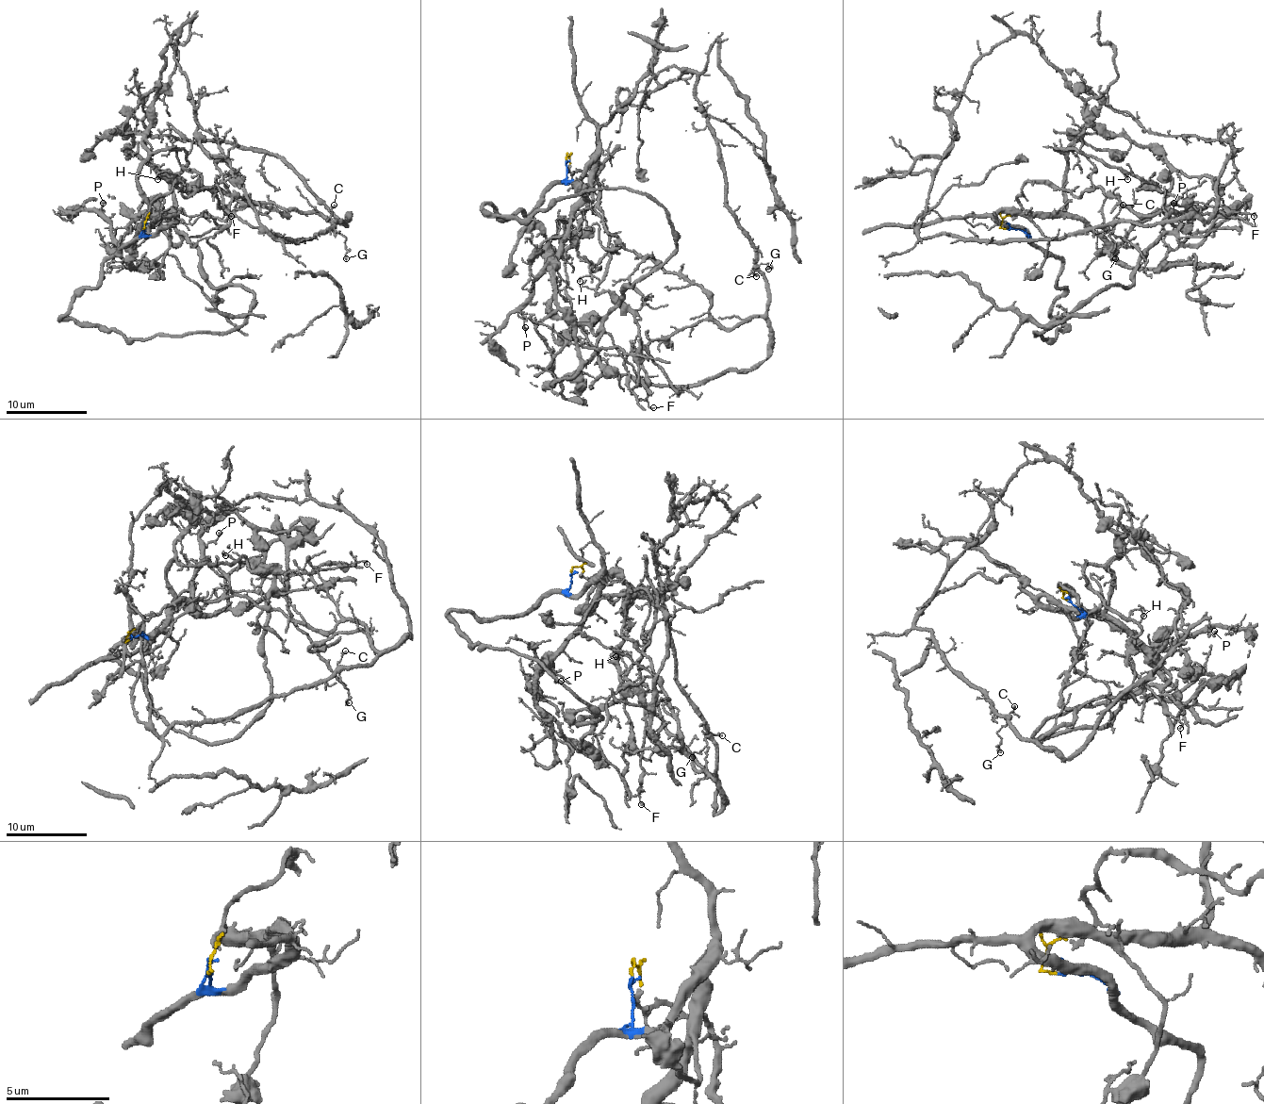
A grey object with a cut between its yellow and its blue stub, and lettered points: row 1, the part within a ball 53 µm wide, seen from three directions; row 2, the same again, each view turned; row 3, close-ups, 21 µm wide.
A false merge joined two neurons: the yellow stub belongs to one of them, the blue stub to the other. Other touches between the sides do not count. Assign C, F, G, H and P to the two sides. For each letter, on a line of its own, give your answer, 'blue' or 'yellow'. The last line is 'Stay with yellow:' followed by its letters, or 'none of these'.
C: yellow
F: blue
G: yellow
H: blue
P: blue
Stay with yellow: C, G

